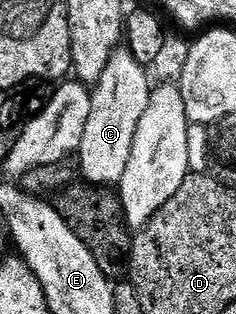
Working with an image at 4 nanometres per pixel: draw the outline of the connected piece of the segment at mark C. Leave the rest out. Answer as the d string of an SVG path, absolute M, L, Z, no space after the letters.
M120 46L109 58L105 74L93 86L89 122L85 122L85 134L77 153L77 163L82 179L96 186L115 186L129 166L129 154L133 150L133 138L141 114L149 106L153 83L147 77L148 69L126 48Z

